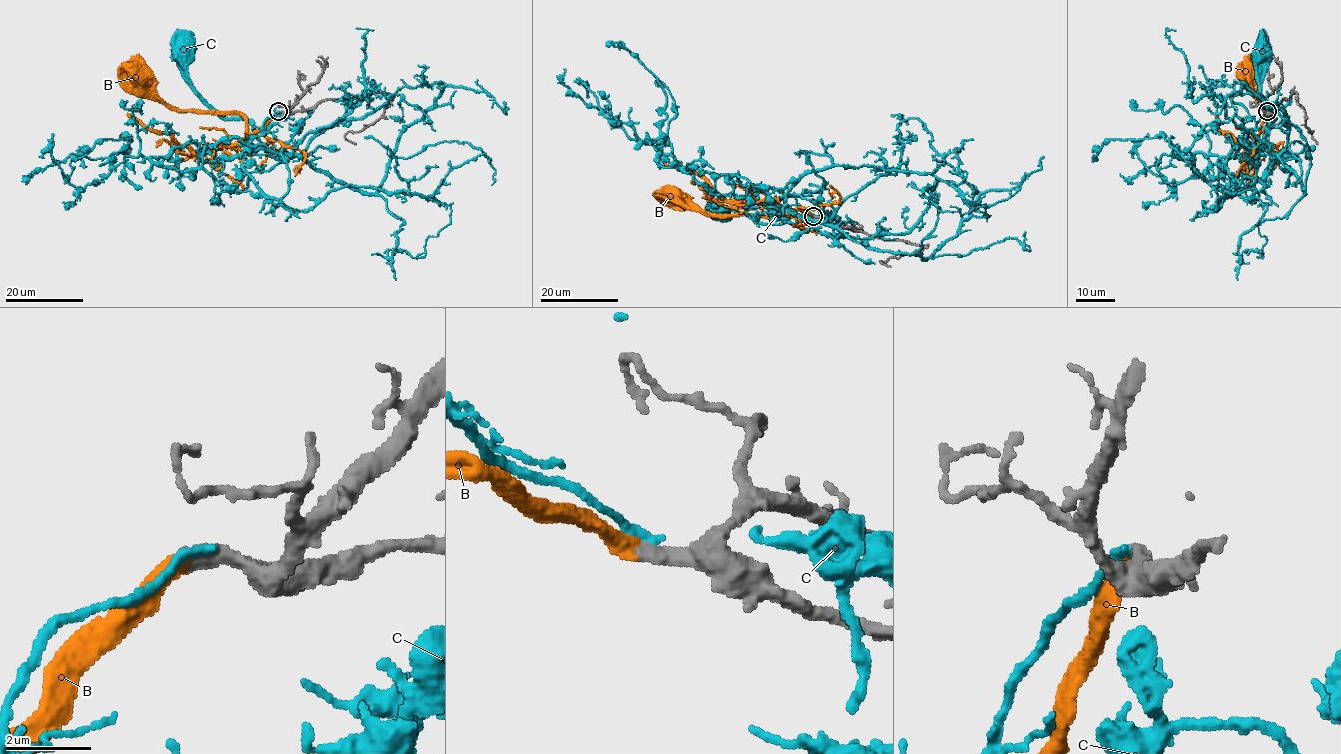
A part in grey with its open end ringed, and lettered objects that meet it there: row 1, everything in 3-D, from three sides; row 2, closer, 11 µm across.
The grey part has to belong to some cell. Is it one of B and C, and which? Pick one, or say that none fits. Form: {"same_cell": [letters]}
{"same_cell": ["B"]}

